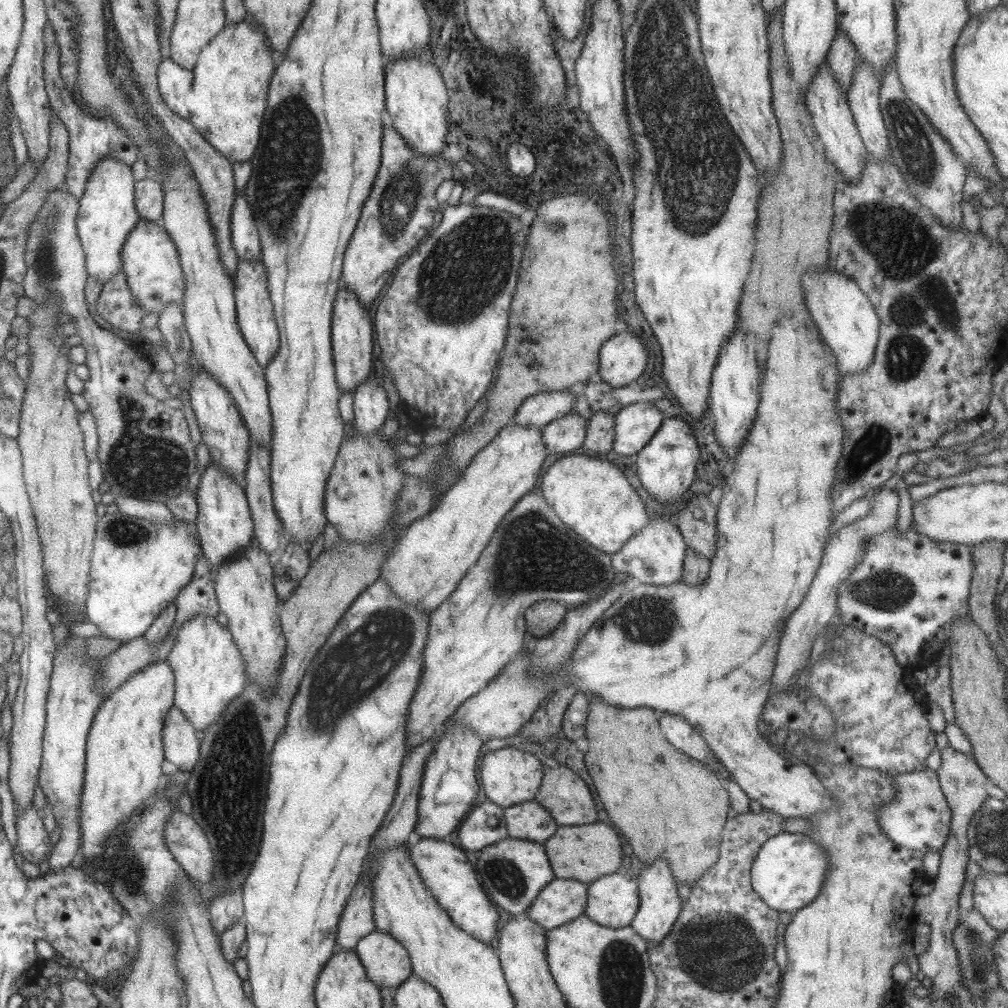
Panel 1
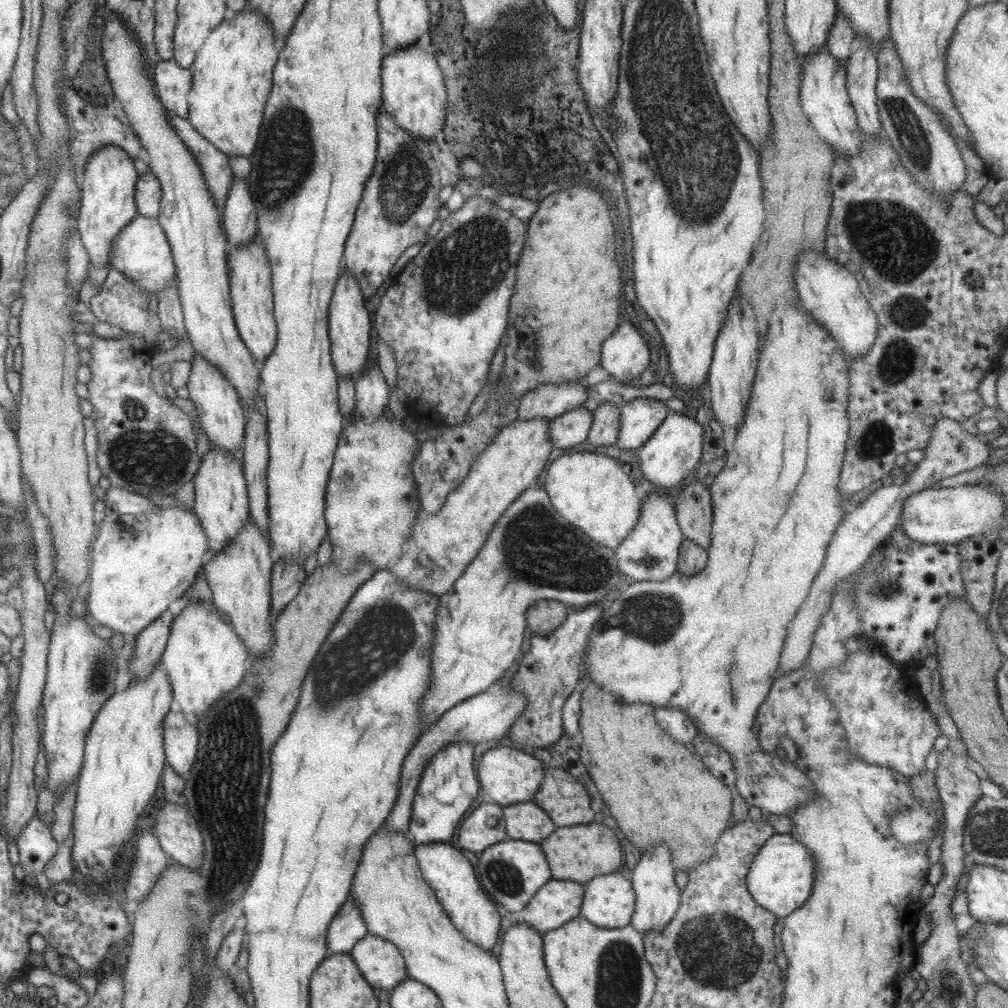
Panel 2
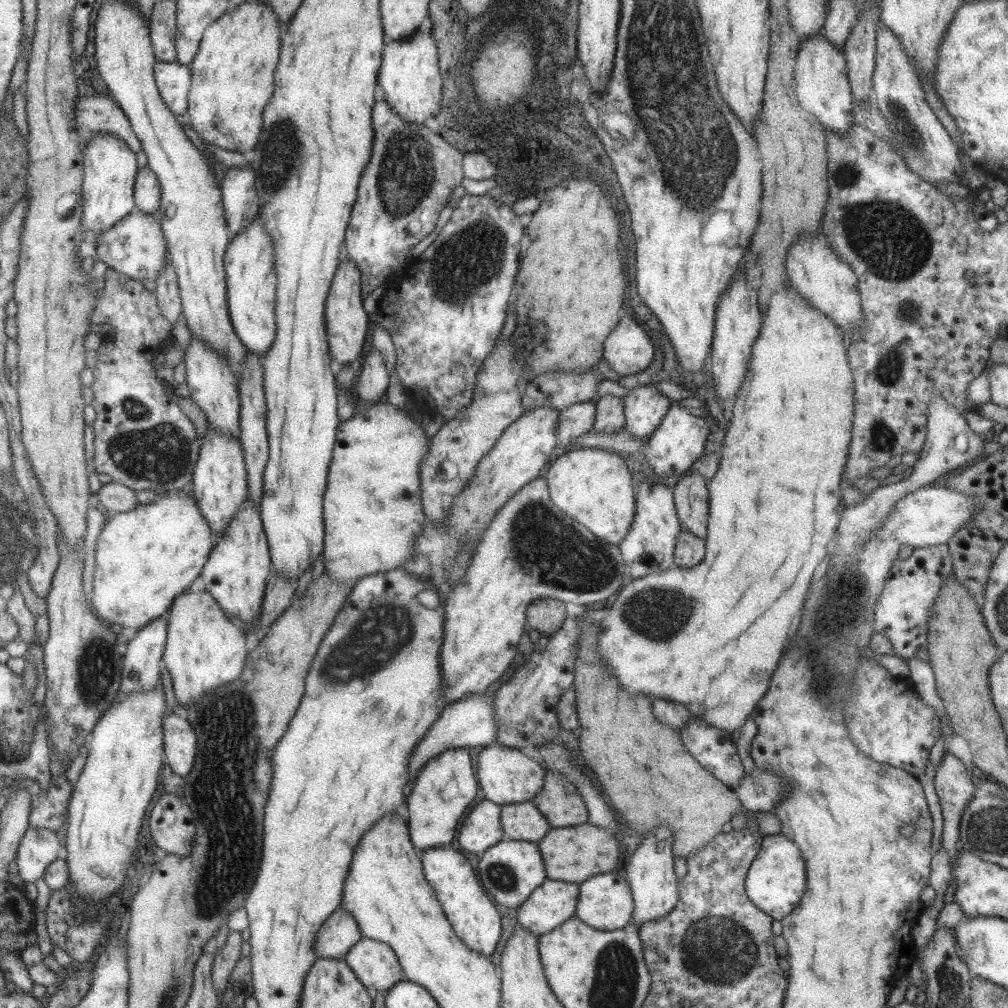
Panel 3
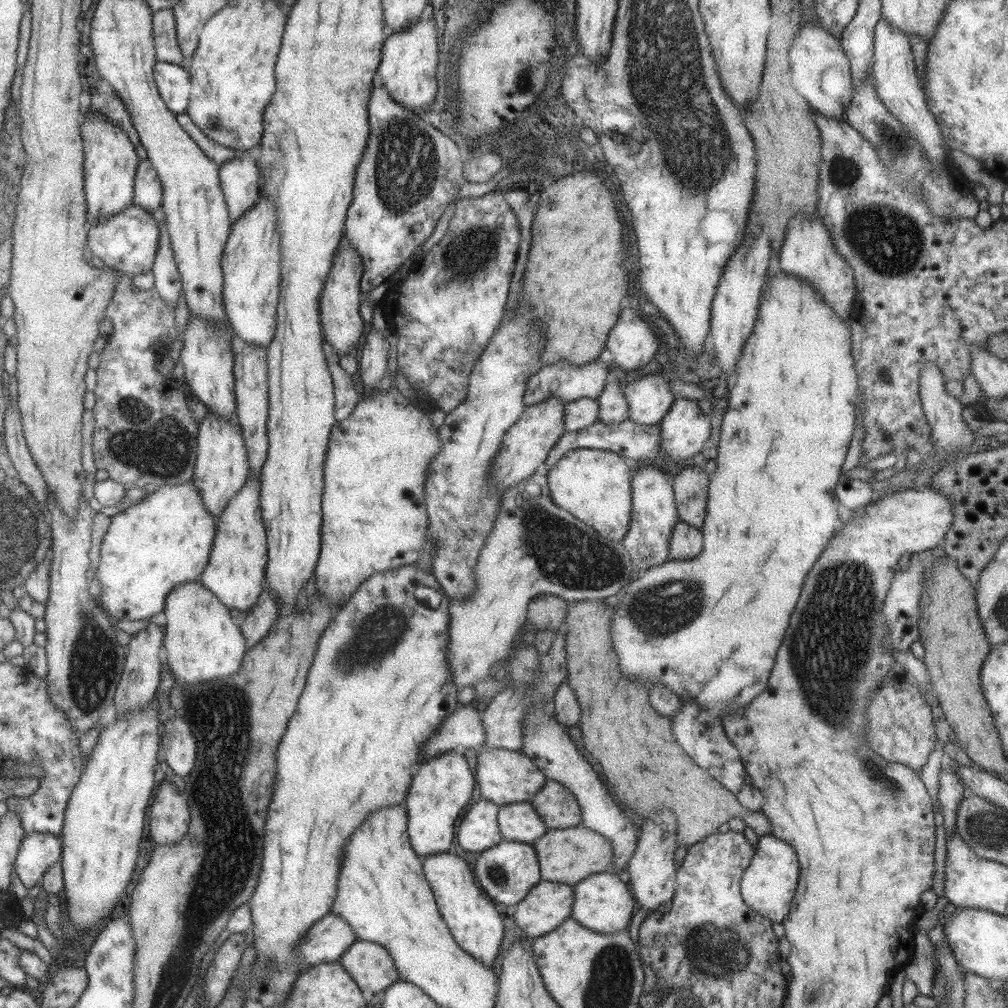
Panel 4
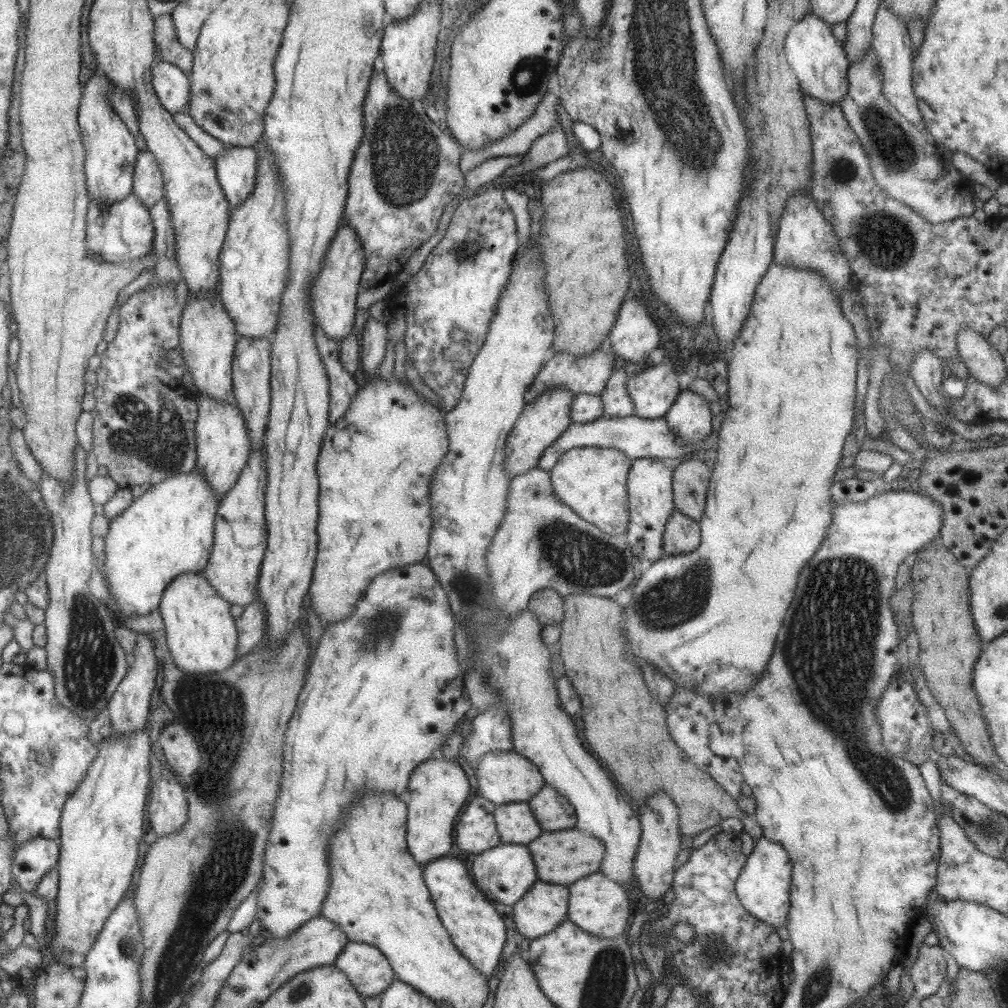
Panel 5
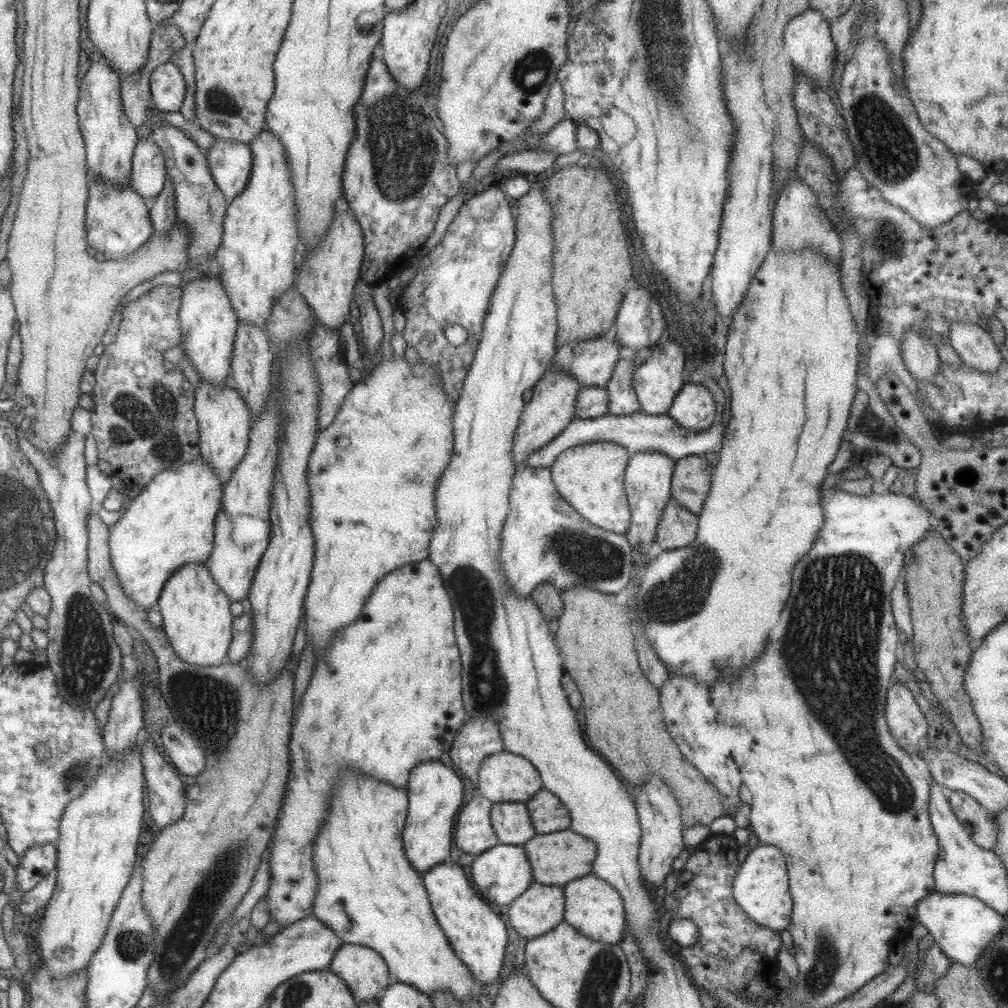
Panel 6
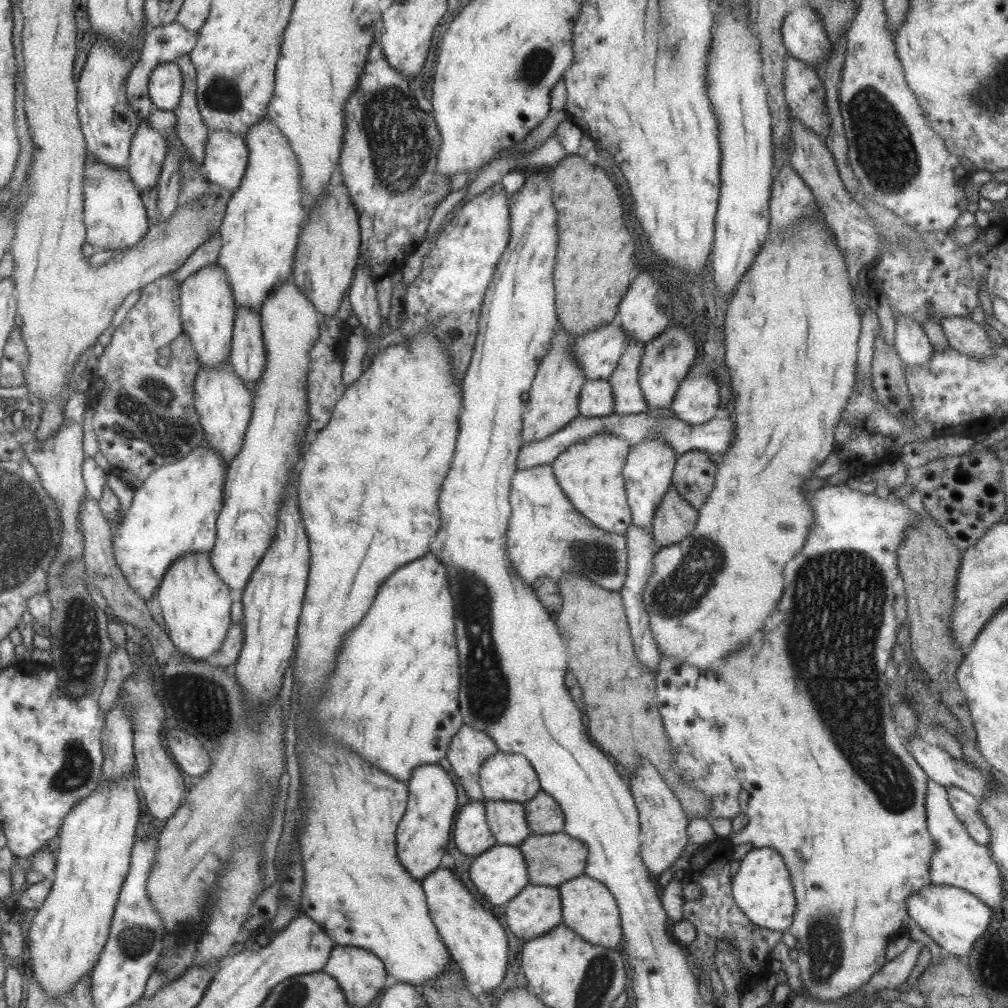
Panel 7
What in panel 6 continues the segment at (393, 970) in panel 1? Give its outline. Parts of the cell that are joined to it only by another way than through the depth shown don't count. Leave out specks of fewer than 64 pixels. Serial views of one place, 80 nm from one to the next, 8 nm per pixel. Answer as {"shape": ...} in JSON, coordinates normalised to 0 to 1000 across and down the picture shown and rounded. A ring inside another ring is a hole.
{"shape":[[[340,936],[325,958],[346,981],[353,994],[374,990],[386,970],[386,962],[374,944],[364,939]]]}

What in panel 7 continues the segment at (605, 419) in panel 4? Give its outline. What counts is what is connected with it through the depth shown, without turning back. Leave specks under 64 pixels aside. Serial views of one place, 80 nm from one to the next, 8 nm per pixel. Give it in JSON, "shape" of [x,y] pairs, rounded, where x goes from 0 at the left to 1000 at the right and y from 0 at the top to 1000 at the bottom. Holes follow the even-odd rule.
{"shape":[[[634,338],[622,339],[608,369],[604,372],[609,391],[609,409],[613,412],[640,410],[643,406],[633,380],[634,349],[639,341]]]}

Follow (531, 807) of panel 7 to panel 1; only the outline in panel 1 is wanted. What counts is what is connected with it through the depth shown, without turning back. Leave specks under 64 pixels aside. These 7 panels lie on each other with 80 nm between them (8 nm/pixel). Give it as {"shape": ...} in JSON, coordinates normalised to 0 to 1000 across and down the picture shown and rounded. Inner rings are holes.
{"shape":[[[561,760],[540,761],[537,778],[530,790],[555,819],[590,815],[590,798],[582,779]]]}

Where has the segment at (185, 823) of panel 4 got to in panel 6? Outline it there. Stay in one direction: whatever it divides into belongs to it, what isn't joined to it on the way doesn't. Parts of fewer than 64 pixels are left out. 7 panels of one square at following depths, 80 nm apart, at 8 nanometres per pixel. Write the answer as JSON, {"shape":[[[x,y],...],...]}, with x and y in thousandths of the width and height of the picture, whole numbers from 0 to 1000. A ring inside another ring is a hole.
{"shape":[[[144,720],[139,728],[140,736],[138,737],[139,755],[142,767],[142,778],[146,784],[146,806],[152,812],[152,815],[160,823],[163,819],[174,815],[181,810],[184,802],[184,781],[178,773],[178,767],[174,761],[168,760],[164,752],[156,746],[156,742],[150,736],[148,727],[145,726]]]}

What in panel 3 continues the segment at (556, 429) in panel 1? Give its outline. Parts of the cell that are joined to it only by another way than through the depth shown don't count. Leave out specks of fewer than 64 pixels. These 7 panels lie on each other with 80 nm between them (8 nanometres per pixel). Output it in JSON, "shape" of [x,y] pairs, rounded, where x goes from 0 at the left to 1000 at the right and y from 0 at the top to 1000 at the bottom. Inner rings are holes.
{"shape":[[[586,398],[568,400],[555,408],[553,437],[558,442],[587,425],[591,403]]]}

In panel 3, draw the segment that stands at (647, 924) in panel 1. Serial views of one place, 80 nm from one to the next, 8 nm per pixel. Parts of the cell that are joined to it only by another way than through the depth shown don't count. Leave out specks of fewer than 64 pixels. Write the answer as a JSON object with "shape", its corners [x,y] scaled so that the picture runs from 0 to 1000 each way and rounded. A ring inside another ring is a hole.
{"shape":[[[660,819],[650,821],[624,849],[618,869],[626,882],[629,897],[627,916],[634,921],[638,915],[660,909],[673,892],[673,873],[669,866],[669,849],[666,845],[666,825]]]}

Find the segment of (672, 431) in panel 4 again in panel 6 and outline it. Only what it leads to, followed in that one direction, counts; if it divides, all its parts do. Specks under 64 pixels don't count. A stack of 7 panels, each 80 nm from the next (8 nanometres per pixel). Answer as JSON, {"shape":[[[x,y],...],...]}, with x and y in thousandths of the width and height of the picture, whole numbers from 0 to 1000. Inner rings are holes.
{"shape":[[[686,378],[677,380],[662,412],[678,425],[688,428],[699,427],[711,416],[704,387],[695,380]]]}

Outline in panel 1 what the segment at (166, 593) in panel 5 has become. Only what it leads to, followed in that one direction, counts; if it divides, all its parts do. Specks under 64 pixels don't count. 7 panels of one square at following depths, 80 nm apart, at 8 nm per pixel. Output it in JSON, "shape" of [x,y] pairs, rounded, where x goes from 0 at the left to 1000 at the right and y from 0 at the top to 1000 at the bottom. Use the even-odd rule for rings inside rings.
{"shape":[[[191,611],[174,629],[173,640],[163,655],[173,671],[172,700],[177,702],[194,724],[209,718],[223,699],[242,682],[243,660],[231,632],[213,612]]]}

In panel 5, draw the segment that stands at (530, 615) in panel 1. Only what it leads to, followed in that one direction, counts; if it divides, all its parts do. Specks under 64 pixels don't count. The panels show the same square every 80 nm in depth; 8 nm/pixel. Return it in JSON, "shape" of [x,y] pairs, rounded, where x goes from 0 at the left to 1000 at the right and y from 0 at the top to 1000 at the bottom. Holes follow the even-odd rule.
{"shape":[[[538,583],[527,590],[524,605],[538,621],[551,619],[560,612],[560,596],[549,584]]]}

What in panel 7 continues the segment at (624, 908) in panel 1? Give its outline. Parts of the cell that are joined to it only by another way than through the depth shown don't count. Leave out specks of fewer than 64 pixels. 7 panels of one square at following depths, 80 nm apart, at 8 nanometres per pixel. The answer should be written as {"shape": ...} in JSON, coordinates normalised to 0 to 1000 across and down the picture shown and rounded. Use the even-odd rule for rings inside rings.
{"shape":[[[576,867],[558,875],[553,883],[557,894],[558,916],[563,921],[589,938],[604,941],[615,939],[617,925],[612,896],[597,875]]]}

